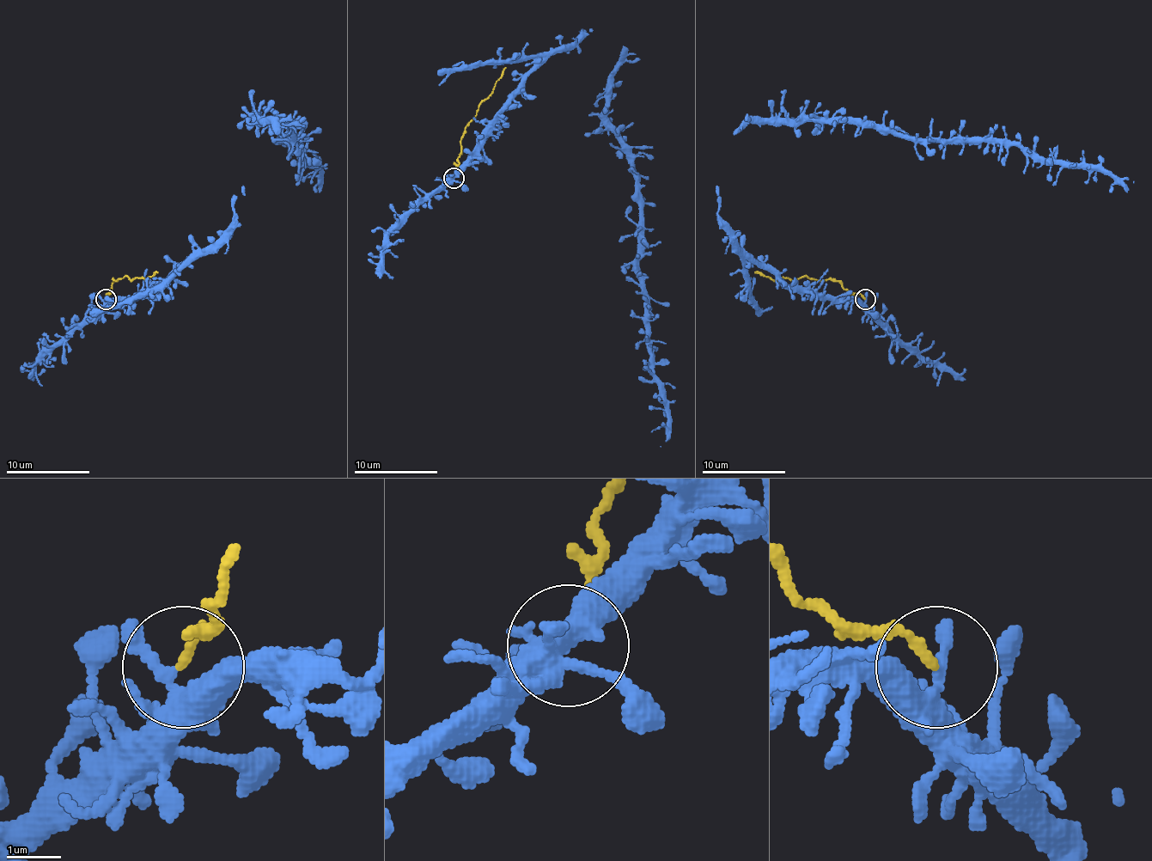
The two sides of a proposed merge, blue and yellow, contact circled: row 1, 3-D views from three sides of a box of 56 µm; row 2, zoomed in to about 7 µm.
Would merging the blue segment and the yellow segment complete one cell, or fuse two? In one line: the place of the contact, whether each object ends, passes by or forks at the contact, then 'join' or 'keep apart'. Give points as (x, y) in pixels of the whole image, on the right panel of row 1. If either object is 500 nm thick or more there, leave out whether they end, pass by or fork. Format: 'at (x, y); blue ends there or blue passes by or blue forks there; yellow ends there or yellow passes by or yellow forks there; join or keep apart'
at (865, 299); blue forks there; yellow ends there; keep apart

